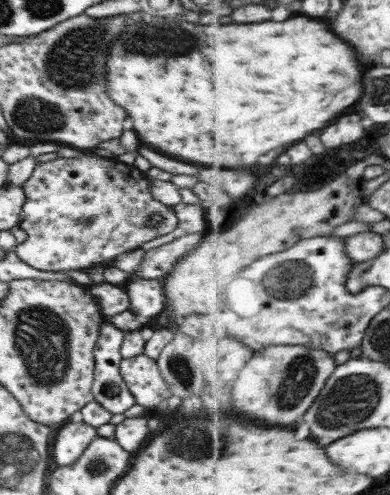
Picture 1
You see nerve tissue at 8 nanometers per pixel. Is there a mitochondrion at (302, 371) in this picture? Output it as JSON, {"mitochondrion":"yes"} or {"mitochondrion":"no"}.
{"mitochondrion":"yes"}

